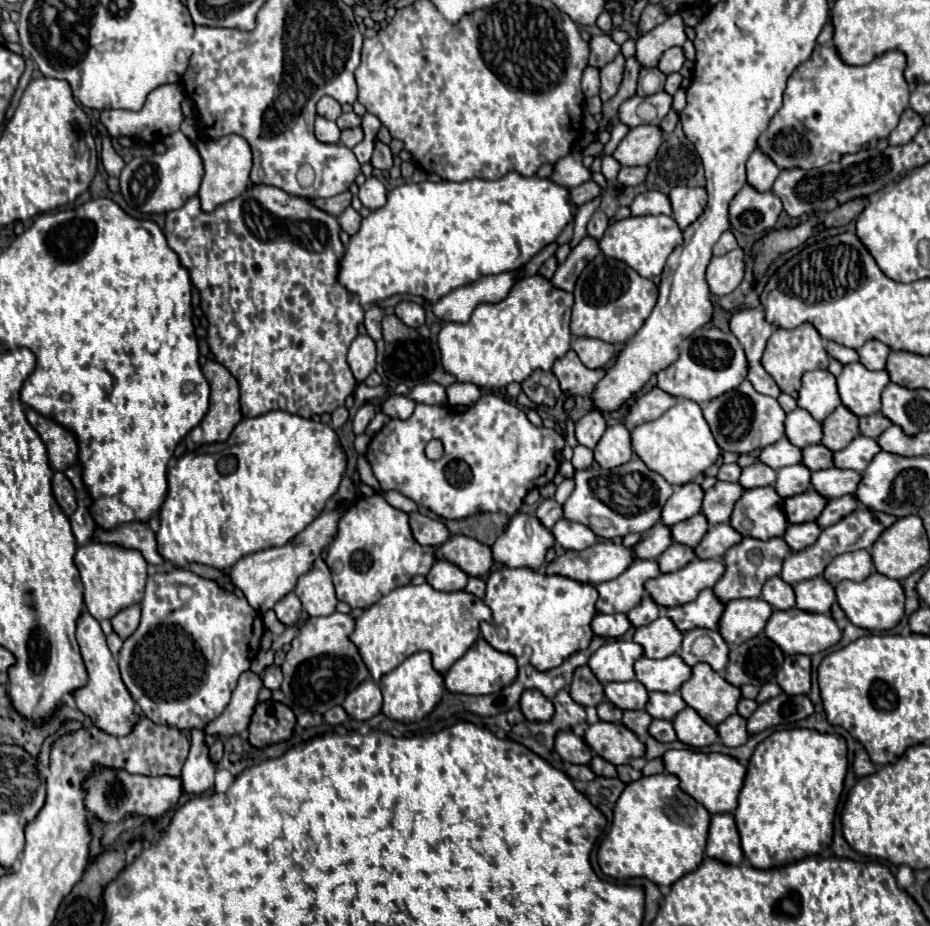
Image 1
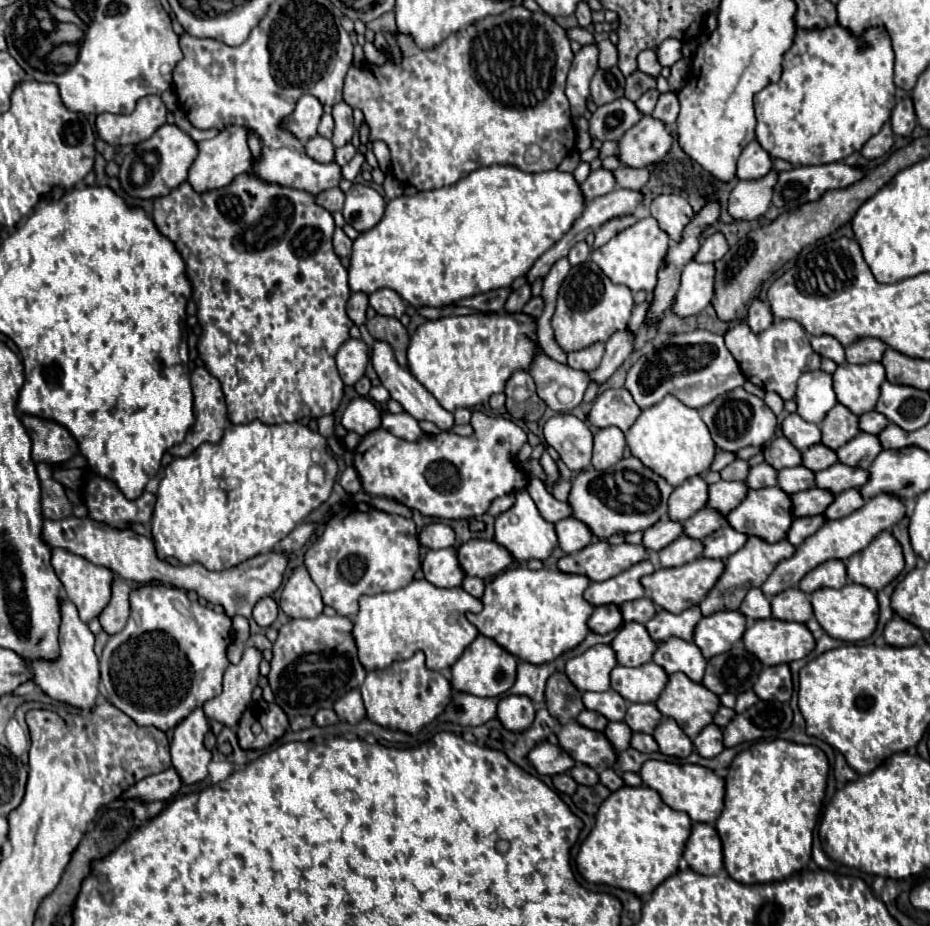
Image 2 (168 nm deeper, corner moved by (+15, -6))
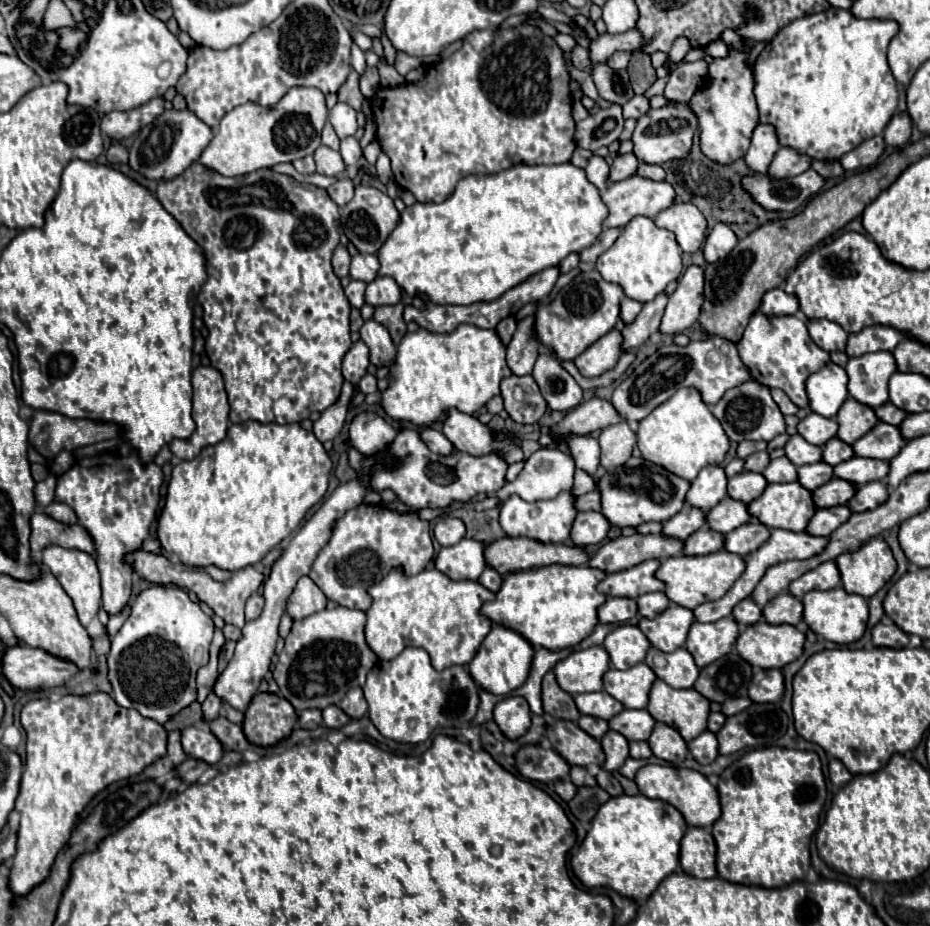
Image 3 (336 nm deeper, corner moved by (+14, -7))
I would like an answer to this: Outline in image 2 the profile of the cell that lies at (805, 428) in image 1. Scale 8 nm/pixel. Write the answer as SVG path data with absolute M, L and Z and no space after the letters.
M789 414L781 424L783 436L797 448L807 450L813 444L821 442L821 430L817 424L805 422L799 414Z

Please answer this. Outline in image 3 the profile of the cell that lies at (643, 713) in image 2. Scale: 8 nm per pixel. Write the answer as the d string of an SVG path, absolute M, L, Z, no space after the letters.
M624 709L608 721L610 729L624 735L628 741L646 741L654 729L654 719L646 709Z

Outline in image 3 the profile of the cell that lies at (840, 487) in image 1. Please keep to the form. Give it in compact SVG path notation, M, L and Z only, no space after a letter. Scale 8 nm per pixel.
M852 457L846 463L840 463L834 467L836 477L852 481L856 485L866 485L870 481L882 481L886 479L888 471L890 471L890 461L870 459L870 457Z

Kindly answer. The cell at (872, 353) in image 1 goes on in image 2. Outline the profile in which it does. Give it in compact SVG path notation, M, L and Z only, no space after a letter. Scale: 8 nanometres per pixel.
M863 338L853 342L845 348L845 356L849 364L869 364L869 362L881 362L881 356L885 352L885 344L875 338Z

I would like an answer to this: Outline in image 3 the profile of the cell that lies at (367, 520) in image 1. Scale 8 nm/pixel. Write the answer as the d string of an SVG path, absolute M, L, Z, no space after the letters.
M362 503L338 519L330 543L318 553L310 569L310 577L328 599L350 609L366 611L372 605L368 587L382 581L398 565L404 567L406 575L416 575L424 571L432 557L430 521L420 519L418 513L398 513L386 505Z

